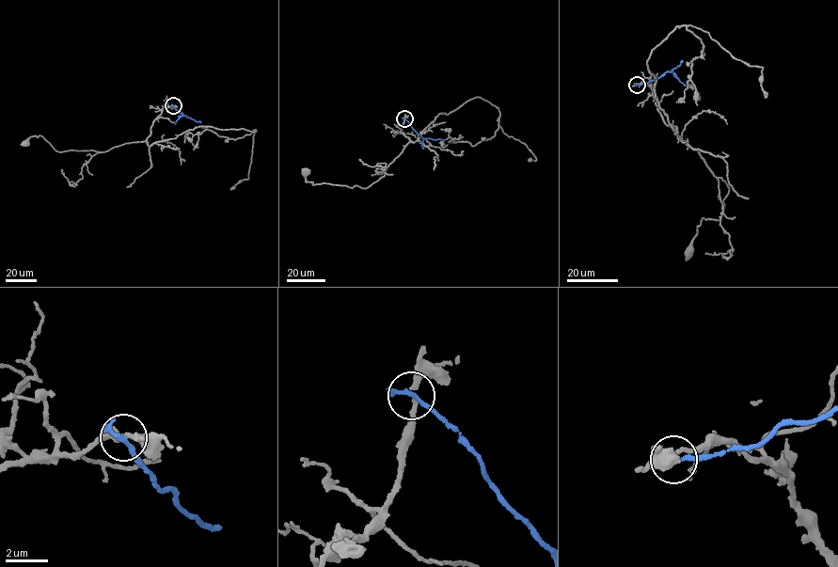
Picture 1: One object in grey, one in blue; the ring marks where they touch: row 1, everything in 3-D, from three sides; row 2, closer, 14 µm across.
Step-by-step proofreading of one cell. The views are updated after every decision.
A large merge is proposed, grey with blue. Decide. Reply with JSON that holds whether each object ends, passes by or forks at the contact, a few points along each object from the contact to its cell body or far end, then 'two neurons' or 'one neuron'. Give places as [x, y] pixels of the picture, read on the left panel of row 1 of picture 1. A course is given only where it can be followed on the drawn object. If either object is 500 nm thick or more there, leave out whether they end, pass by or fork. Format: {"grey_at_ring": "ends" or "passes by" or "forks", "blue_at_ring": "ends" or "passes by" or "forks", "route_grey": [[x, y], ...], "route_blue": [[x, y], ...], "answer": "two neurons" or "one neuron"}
{"grey_at_ring": "passes by", "blue_at_ring": "ends", "route_grey": [[173, 105], [163, 109], [145, 141], [114, 147], [103, 152], [58, 151], [39, 135], [32, 135], [25, 143]], "route_blue": [[173, 105], [183, 115], [200, 122]], "answer": "two neurons"}

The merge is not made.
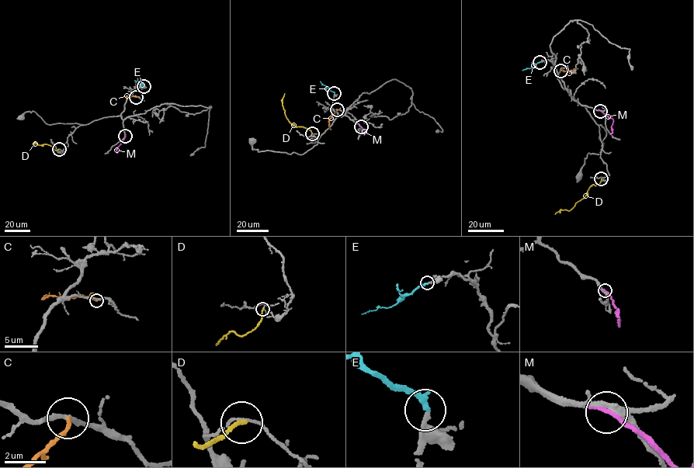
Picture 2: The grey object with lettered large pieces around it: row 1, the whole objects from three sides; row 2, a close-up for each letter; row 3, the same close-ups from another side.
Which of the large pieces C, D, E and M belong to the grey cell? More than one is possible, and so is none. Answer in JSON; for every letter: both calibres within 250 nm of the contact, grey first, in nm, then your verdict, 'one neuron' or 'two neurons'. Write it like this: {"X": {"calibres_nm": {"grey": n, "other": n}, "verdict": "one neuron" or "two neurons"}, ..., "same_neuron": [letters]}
{"C": {"calibres_nm": {"grey": 200, "other": 180}, "verdict": "two neurons"}, "D": {"calibres_nm": {"grey": 110, "other": 180}, "verdict": "two neurons"}, "E": {"calibres_nm": {"grey": 280, "other": 240}, "verdict": "one neuron"}, "M": {"calibres_nm": {"grey": 320, "other": 240}, "verdict": "two neurons"}, "same_neuron": ["E"]}

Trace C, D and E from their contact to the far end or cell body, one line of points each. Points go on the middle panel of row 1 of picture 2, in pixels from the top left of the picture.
C: (337, 109), (329, 119), (330, 130)
D: (312, 133), (309, 129), (295, 126), (289, 122), (282, 104), (284, 93)
E: (334, 93), (320, 81)

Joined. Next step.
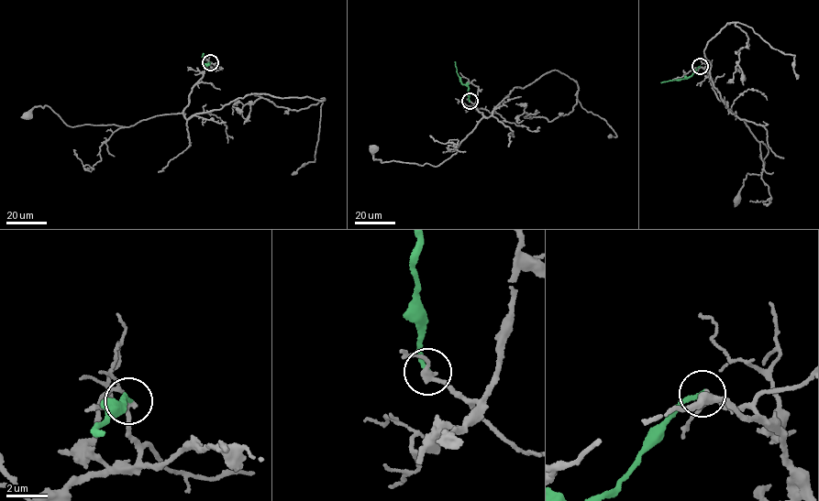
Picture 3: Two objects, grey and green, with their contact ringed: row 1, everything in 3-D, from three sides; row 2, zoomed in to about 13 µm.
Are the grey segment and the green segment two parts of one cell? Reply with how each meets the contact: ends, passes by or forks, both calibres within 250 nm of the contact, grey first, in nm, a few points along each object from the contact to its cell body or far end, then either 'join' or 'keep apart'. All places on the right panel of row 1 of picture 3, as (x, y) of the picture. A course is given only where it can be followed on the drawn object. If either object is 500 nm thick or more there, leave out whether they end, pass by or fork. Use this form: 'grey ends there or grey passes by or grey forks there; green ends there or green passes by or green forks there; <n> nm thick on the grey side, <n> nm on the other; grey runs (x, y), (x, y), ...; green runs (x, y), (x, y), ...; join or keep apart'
grey passes by; green ends there; 280 nm thick on the grey side, 240 nm on the other; grey runs (700, 66), (707, 70), (719, 100), (744, 120), (769, 151), (761, 173), (747, 174), (738, 200); green runs (700, 66), (689, 77), (661, 82); keep apart

